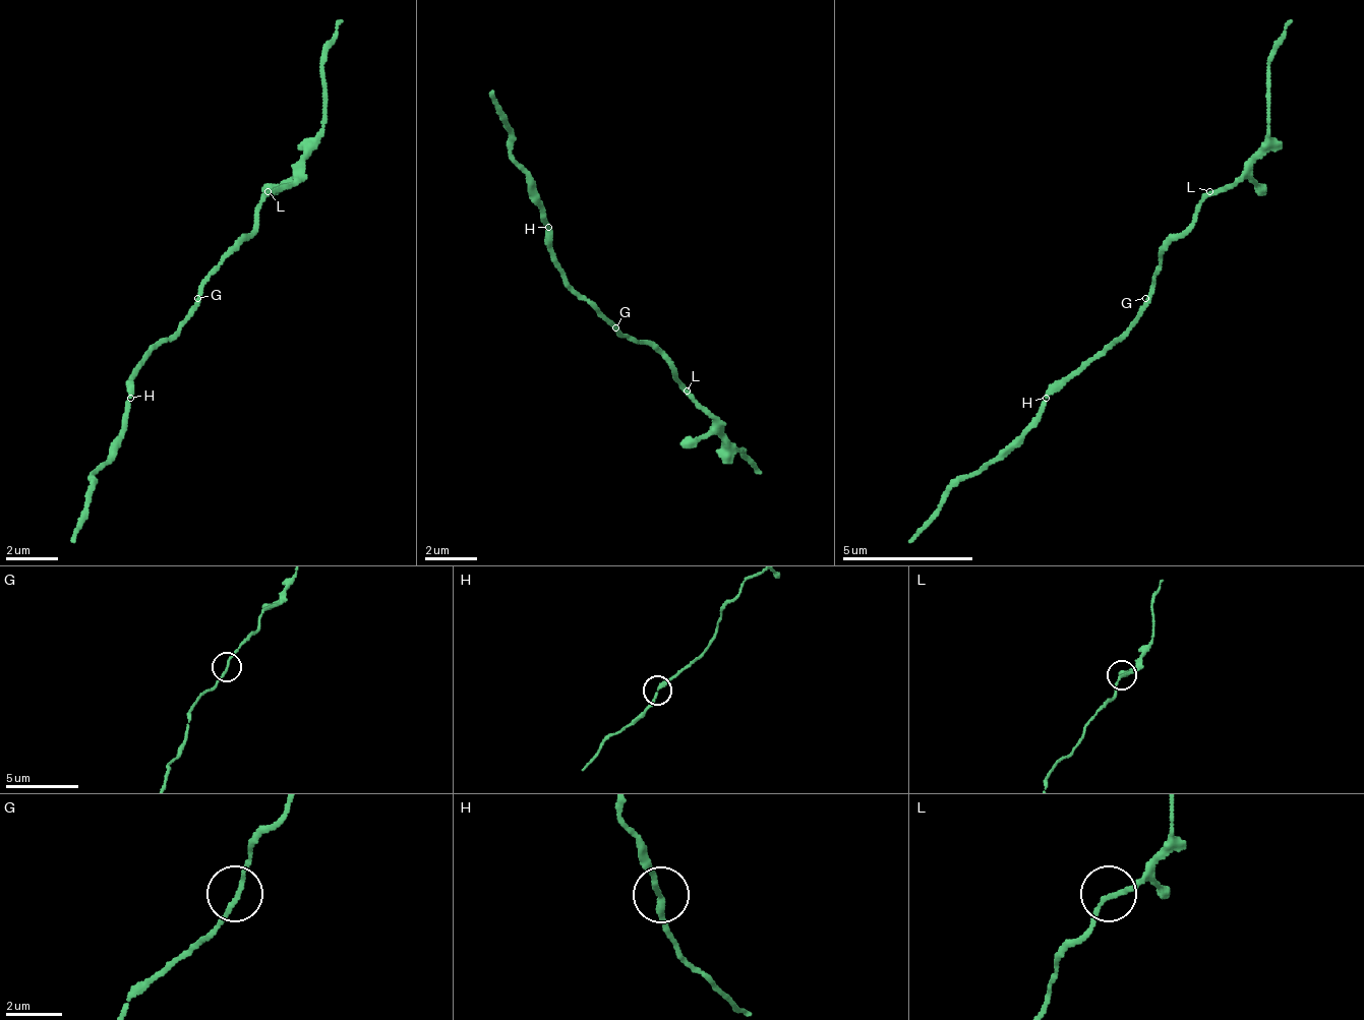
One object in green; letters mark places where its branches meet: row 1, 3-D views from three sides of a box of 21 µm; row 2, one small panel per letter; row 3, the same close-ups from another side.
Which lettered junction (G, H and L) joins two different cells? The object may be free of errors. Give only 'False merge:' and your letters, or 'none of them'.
False merge: L

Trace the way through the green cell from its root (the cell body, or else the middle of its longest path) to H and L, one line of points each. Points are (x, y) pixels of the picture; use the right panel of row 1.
H: (1152, 298), (1152, 304), (1139, 317), (1139, 323), (1106, 357), (1073, 369), (1047, 396)
L: (1152, 298), (1152, 272), (1159, 264), (1159, 258), (1191, 226), (1191, 213), (1210, 193)

